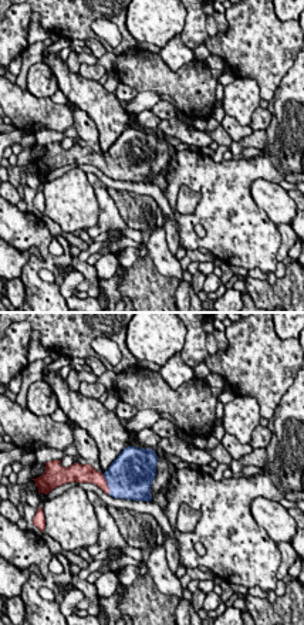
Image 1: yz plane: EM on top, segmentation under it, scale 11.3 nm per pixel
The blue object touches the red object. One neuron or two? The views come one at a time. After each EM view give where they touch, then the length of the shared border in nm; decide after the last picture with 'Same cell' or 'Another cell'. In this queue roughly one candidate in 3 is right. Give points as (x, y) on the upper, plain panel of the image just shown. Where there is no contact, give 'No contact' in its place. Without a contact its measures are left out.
Touches blue at (107, 165). Shared border 240 nm

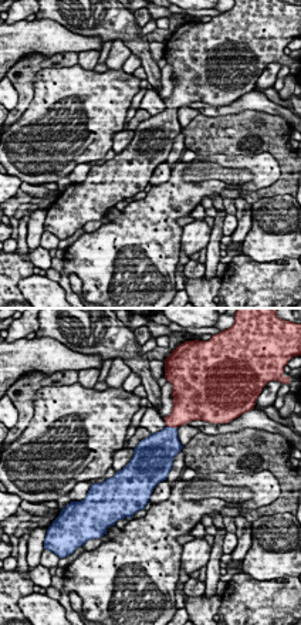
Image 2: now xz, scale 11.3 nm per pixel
Touches blue at (172, 110). Shared border 130 nm

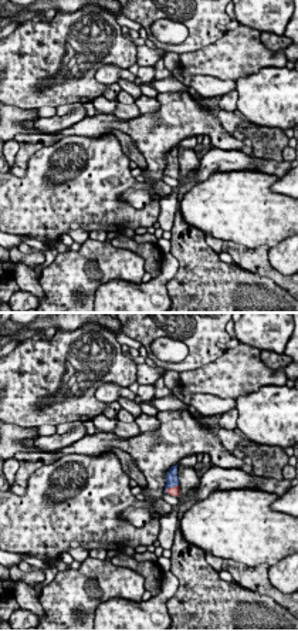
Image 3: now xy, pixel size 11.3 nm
Touches blue at (170, 168). Shared border 170 nm

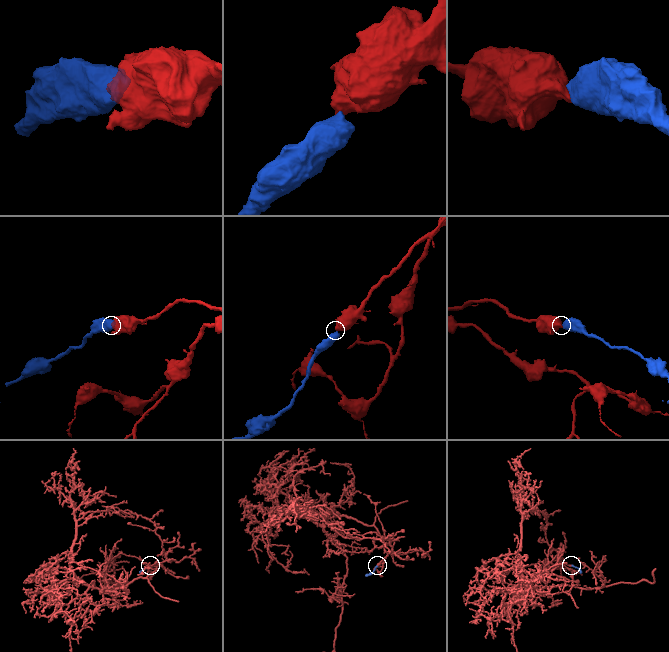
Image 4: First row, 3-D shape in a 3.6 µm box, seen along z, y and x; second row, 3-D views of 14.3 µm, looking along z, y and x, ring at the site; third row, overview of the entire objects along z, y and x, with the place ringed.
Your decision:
Same cell

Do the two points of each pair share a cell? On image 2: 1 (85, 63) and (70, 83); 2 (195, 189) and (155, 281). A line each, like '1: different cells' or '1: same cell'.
1: different cells
2: same cell

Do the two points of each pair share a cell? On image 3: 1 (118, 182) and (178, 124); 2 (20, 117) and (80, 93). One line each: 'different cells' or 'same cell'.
1: different cells
2: different cells

